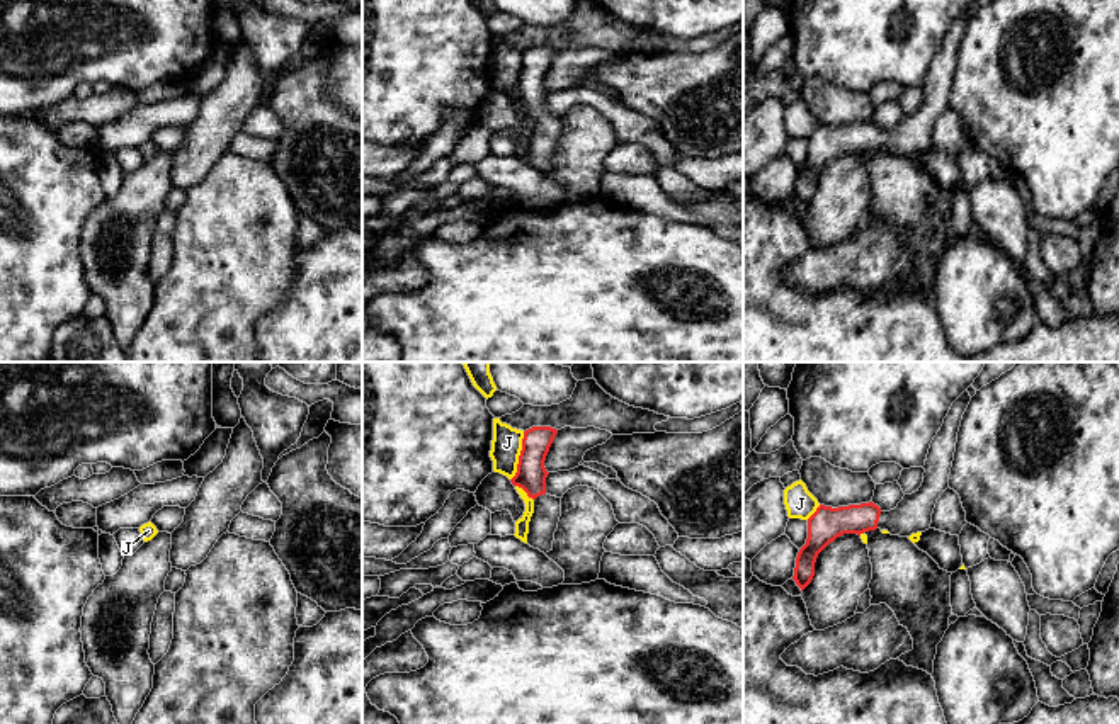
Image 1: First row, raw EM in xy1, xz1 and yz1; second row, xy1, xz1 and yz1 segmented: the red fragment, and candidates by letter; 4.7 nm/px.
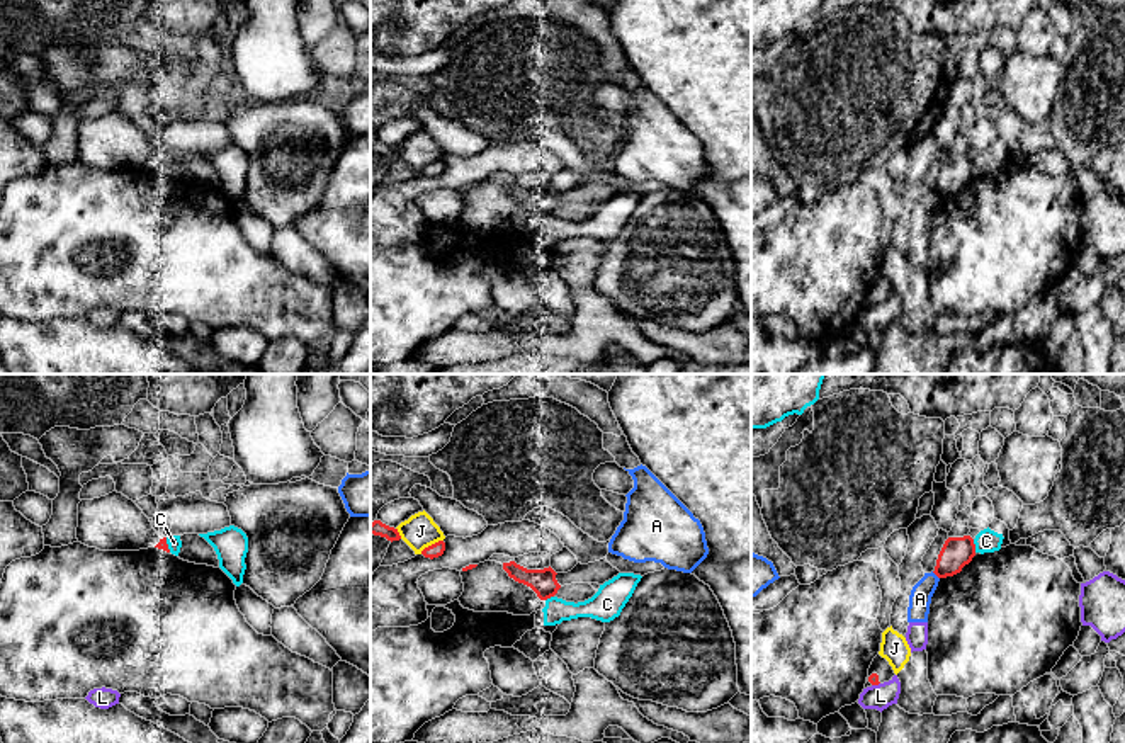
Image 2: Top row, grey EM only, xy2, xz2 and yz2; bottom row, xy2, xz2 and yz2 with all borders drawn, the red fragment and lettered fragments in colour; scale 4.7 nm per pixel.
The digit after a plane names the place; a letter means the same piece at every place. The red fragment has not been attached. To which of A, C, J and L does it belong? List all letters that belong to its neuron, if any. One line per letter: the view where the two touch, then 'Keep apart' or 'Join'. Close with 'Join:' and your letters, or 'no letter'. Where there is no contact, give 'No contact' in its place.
A: Touches red in yz2. Keep apart
C: Touches red in yz2. Keep apart
J: Touches red in xz1. Keep apart
L: Touches red in yz2. Keep apart
Join: no letter

